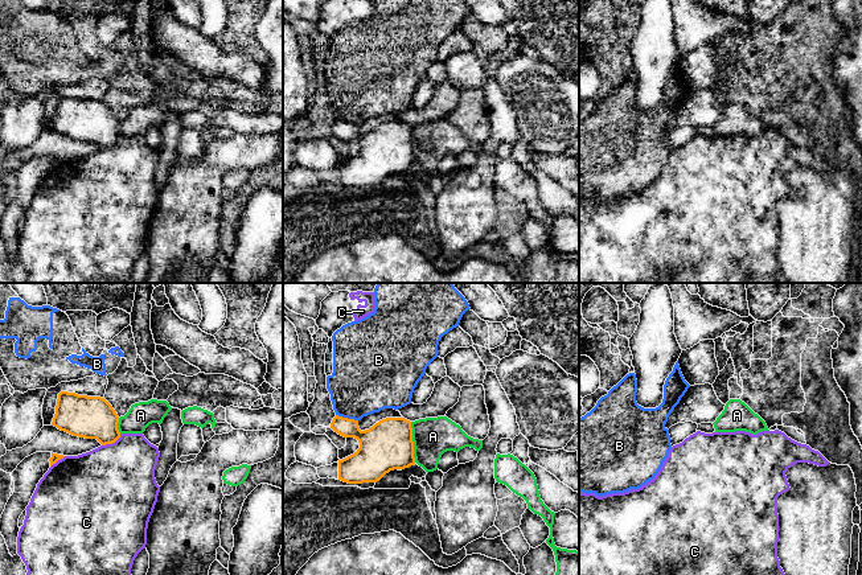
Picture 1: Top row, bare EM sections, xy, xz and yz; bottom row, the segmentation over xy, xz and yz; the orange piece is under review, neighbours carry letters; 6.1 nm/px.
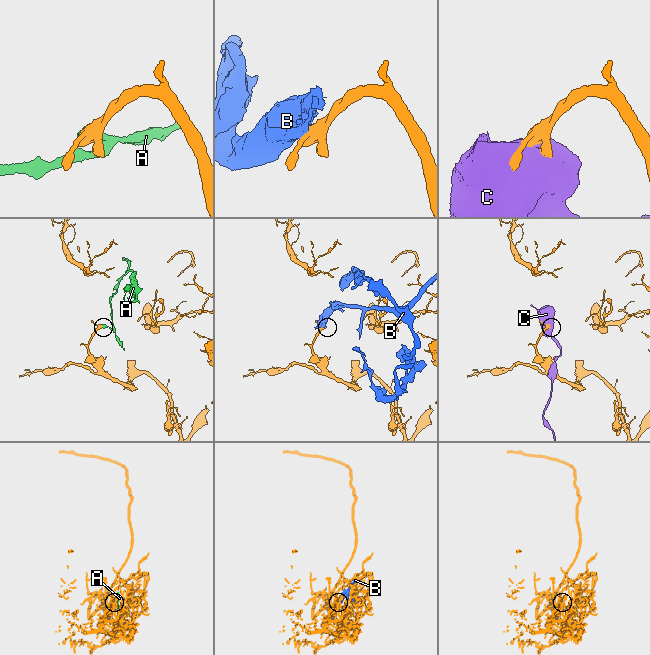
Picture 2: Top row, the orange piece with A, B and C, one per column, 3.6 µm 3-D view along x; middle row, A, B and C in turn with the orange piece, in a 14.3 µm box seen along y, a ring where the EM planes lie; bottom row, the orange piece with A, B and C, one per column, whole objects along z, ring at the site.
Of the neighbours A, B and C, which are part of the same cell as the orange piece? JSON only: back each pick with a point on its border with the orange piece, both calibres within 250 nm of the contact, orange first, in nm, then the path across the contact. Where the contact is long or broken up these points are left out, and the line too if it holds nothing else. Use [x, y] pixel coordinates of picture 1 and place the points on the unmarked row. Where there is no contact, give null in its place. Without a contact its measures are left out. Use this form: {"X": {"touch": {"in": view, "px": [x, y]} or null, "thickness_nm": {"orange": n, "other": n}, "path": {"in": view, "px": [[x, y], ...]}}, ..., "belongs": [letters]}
{"belongs": []}

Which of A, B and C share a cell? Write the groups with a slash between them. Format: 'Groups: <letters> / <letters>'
Groups: A / B / C

